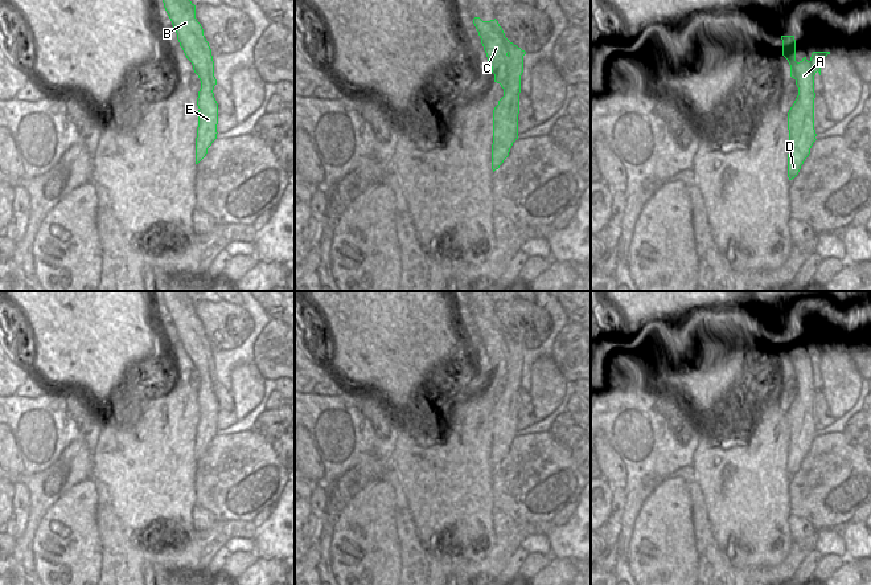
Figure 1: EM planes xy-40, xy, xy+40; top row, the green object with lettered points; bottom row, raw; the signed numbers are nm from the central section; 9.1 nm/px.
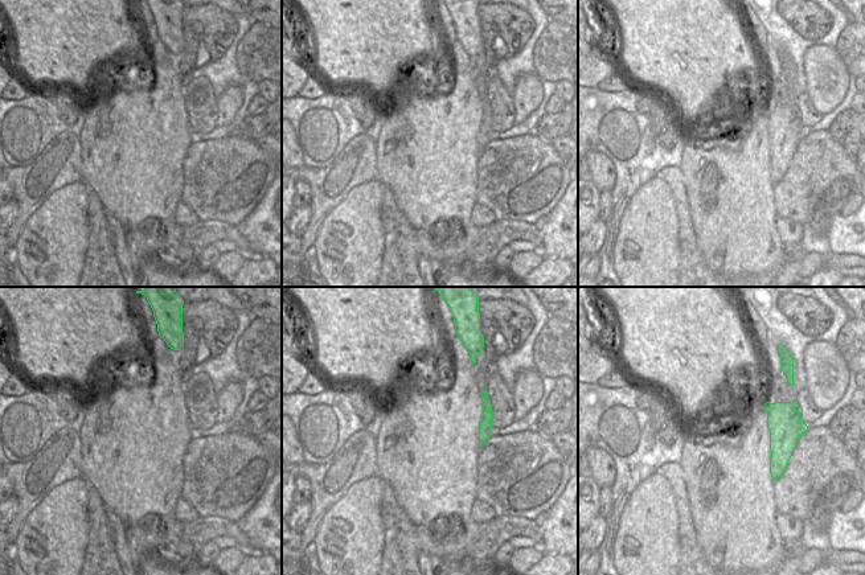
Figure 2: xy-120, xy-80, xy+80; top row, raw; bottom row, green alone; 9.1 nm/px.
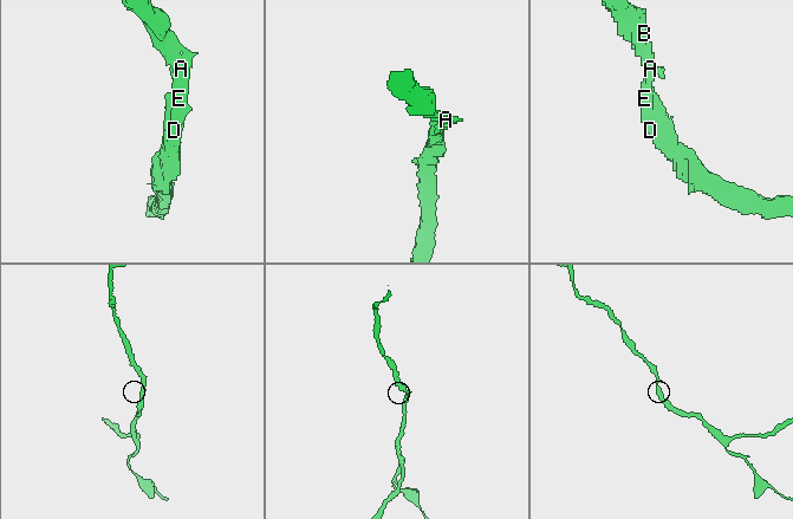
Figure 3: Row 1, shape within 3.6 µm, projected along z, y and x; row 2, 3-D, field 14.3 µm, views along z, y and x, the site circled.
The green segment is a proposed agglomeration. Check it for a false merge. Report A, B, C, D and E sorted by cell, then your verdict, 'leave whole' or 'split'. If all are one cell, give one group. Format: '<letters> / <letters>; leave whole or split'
A B C D E; leave whole

